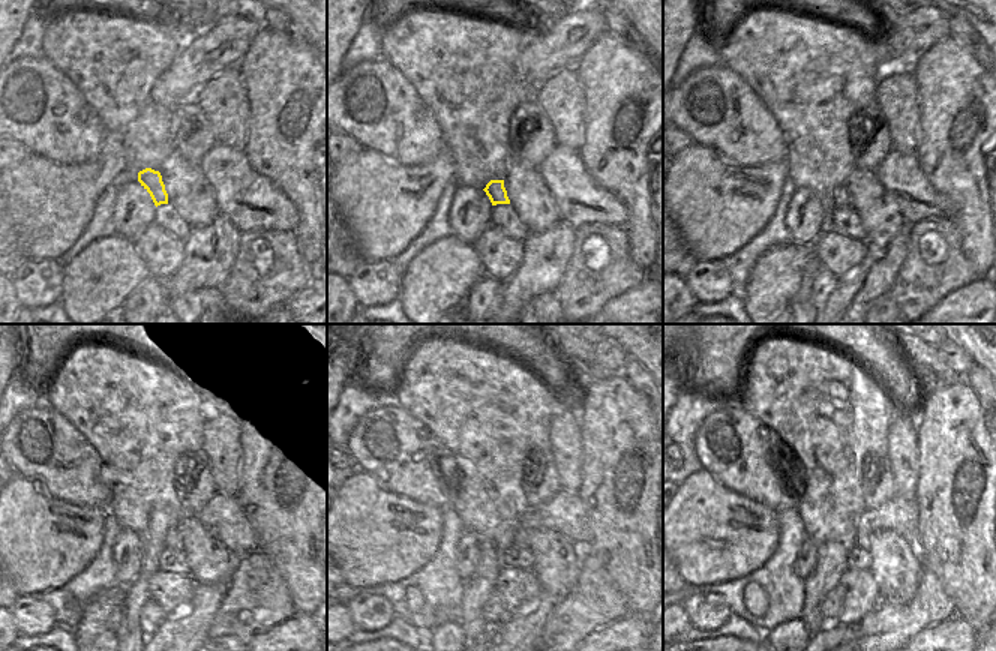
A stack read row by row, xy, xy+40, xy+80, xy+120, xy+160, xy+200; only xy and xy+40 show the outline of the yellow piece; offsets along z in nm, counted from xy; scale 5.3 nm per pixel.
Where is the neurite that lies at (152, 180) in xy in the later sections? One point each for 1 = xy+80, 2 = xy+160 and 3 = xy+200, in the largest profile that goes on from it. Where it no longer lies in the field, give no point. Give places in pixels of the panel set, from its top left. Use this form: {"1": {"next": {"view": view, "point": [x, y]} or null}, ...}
{"1": {"next": {"view": "xy+80", "point": [840, 195]}}, "2": {"next": {"view": "xy+160", "point": [519, 539]}}, "3": {"next": {"view": "xy+200", "point": [863, 542]}}}

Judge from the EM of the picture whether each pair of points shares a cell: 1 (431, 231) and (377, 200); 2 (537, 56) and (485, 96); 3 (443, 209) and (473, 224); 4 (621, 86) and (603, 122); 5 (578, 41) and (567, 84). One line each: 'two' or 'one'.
1: two
2: two
3: two
4: one
5: two

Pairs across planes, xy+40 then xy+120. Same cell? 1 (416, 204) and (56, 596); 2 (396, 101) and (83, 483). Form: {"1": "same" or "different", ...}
{"1": "different", "2": "same"}

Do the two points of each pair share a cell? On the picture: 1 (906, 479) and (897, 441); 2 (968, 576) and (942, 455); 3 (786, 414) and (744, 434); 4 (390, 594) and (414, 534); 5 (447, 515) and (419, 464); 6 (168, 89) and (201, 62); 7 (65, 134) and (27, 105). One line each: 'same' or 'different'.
1: same
2: same
3: different
4: different
5: different
6: same
7: same

